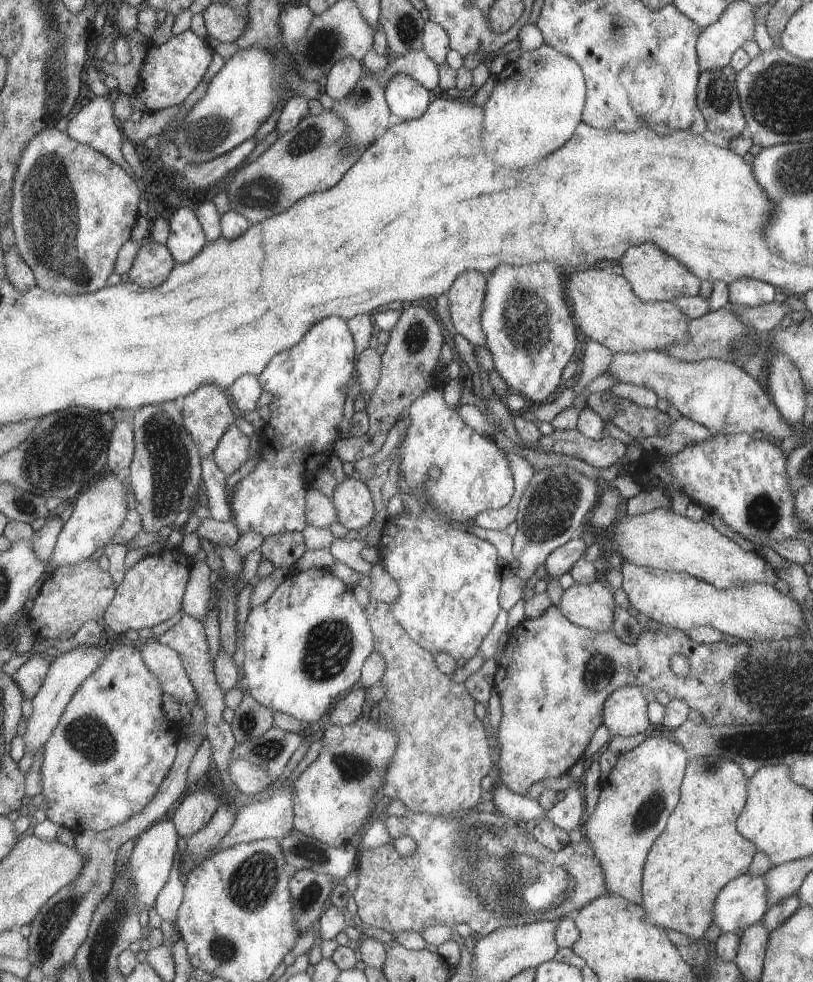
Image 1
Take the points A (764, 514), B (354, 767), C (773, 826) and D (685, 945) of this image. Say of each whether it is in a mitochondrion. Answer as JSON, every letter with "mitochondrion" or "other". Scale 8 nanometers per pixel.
{"A":"mitochondrion","B":"mitochondrion","C":"other","D":"other"}

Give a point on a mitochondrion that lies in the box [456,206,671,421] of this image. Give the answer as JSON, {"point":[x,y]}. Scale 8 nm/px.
{"point":[526,317]}

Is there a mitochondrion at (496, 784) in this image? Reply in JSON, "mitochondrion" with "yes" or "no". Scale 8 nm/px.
{"mitochondrion":"no"}

